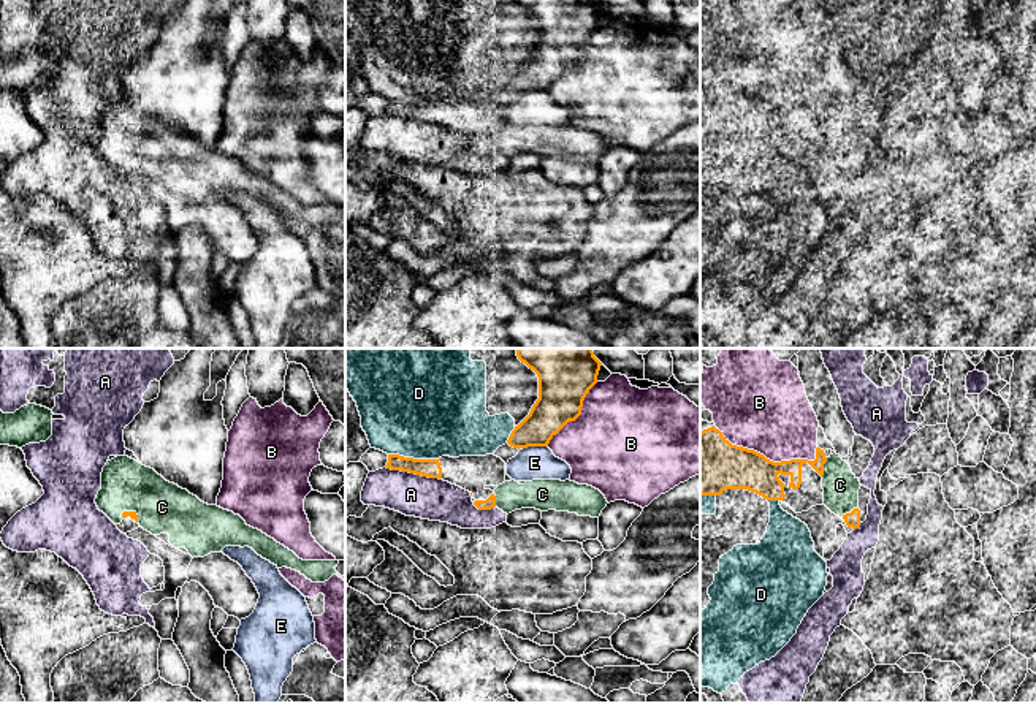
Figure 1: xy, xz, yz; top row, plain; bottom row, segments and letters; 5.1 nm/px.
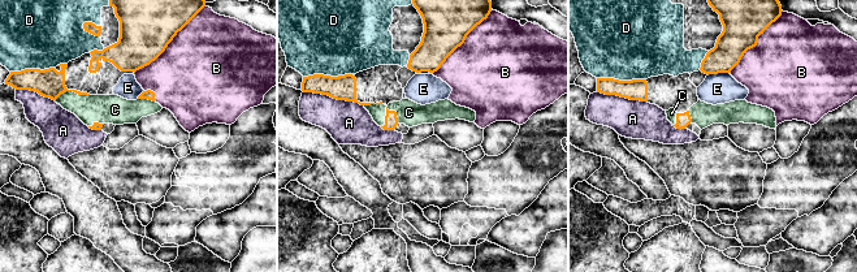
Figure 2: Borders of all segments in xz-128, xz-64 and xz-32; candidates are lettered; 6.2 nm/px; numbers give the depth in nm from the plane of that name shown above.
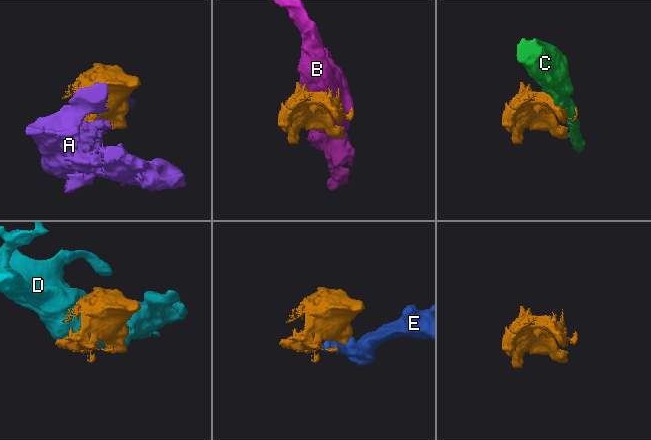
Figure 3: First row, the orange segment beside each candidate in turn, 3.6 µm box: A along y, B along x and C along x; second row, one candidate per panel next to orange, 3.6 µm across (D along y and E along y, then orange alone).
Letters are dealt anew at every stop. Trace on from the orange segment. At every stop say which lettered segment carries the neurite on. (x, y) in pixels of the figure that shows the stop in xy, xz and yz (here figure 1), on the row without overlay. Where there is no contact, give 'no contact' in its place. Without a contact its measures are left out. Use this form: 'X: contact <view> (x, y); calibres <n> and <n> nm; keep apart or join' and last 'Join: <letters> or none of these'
A: contact xz (412, 117); calibres 100 and 220 nm; keep apart
B: contact yz (765, 103); calibres 260 and 440 nm; keep apart
C: contact yz (822, 113); calibres 90 and 180 nm; keep apart
D: contact xz (412, 103); calibres 100 and 500 nm; keep apart
E: contact xz (534, 91); calibres 220 and 180 nm; keep apart
Join: none of these

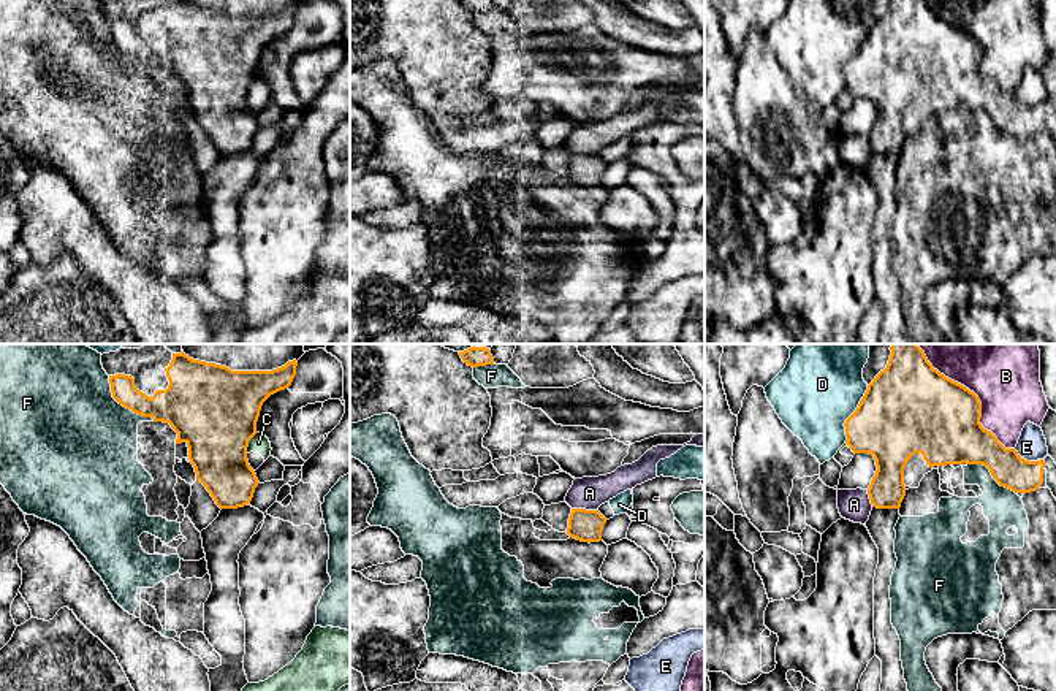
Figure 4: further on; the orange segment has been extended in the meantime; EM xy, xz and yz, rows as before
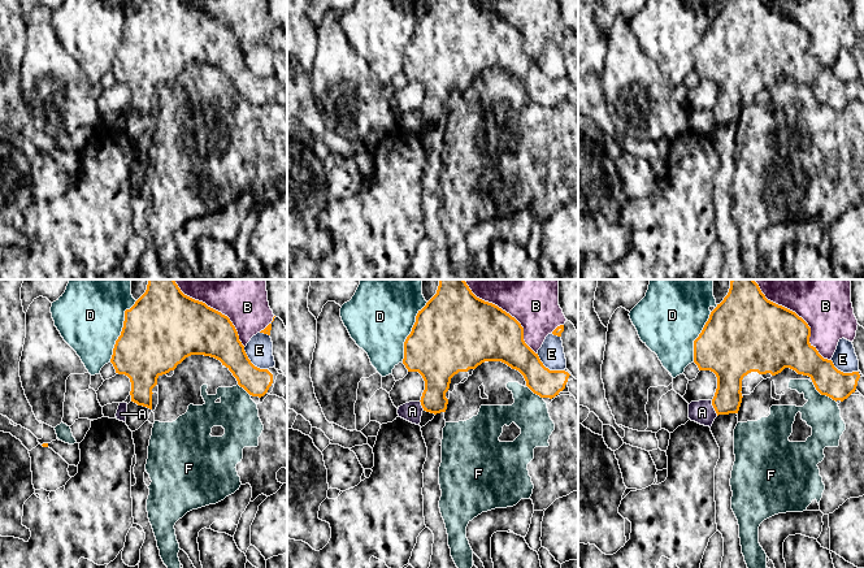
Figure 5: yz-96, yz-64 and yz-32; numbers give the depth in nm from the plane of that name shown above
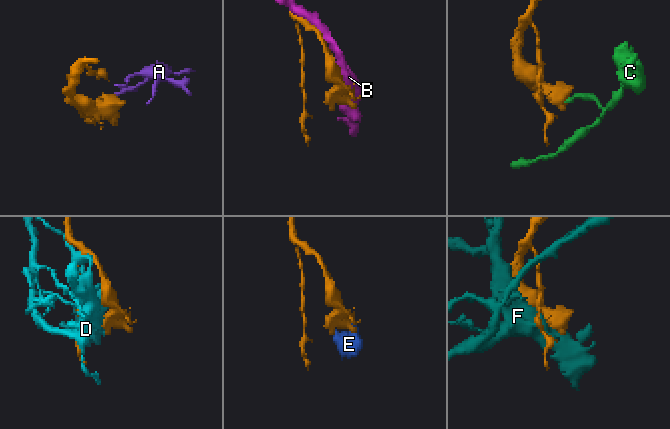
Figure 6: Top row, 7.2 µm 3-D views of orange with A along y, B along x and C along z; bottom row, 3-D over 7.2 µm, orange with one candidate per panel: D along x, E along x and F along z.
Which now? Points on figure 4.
A: contact xz (584, 154); calibres 160 and 170 nm; keep apart
B: contact yz (979, 45); calibres 400 and 320 nm; keep apart
C: contact xy (247, 87); calibres 440 and 90 nm; keep apart
D: contact yz (852, 59); calibres 420 and 400 nm; keep apart
E: contact yz (1026, 105); calibres 180 and 150 nm; keep apart
F: contact xy (124, 51); calibres 180 and 480 nm; keep apart
Join: none of these

